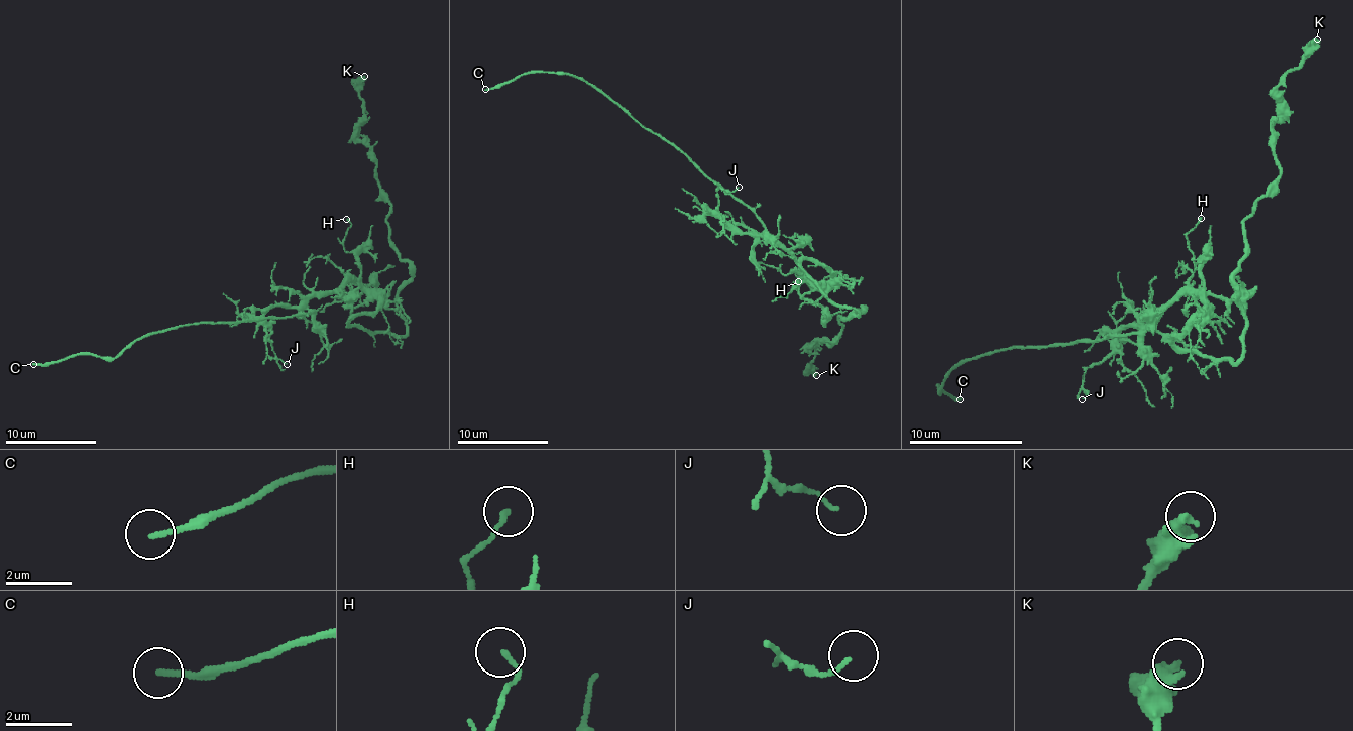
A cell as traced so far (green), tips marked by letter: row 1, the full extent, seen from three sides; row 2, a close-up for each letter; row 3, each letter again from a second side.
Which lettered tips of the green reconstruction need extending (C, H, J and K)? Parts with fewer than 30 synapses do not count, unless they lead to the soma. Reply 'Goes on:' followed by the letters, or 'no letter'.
Goes on: C

